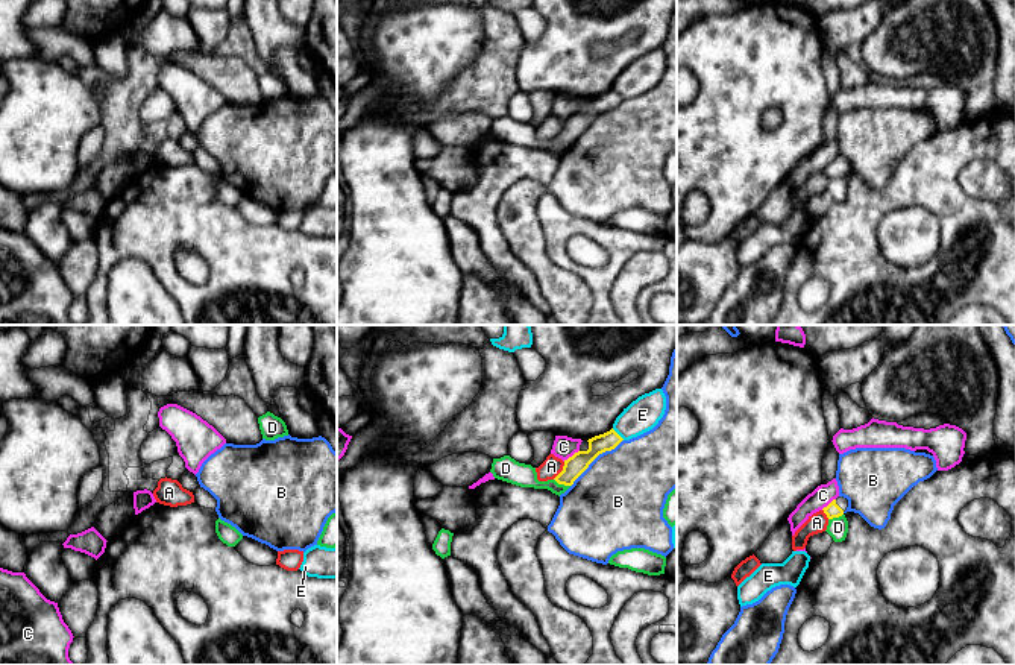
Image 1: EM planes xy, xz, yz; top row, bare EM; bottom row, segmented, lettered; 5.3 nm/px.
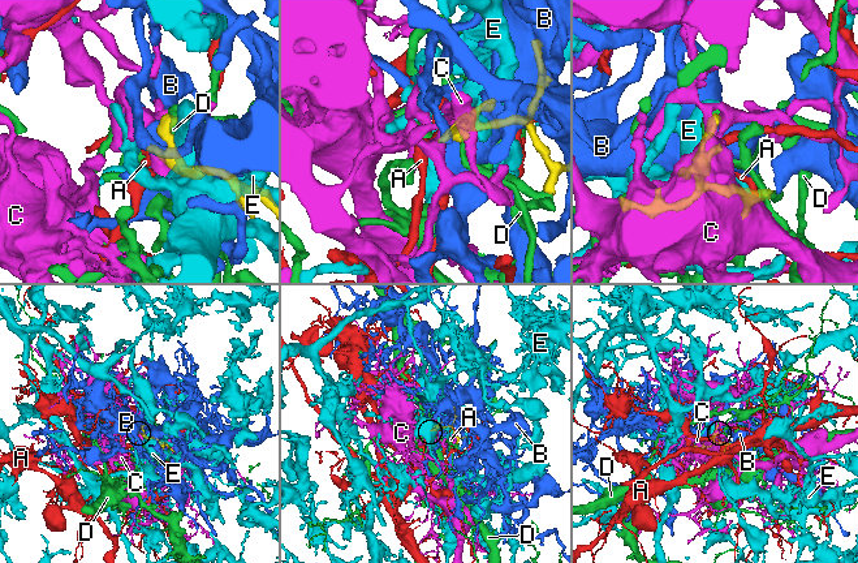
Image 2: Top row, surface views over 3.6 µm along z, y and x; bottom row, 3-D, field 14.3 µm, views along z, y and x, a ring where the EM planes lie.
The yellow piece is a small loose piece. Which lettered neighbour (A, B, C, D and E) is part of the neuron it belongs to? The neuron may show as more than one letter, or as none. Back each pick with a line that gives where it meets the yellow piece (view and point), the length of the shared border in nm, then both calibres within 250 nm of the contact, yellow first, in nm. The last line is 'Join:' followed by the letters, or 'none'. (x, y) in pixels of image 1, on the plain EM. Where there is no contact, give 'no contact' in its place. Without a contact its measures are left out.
Join: none

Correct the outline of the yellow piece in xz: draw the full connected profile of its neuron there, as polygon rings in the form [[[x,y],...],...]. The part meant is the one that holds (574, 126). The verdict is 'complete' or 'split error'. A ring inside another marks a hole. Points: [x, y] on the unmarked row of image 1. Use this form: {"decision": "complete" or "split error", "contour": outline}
{"decision": "complete", "contour": [[[613,88],[589,99],[589,109],[578,111],[564,120],[563,131],[554,140],[558,144],[572,146],[599,114],[614,109],[622,100],[624,99]]]}

